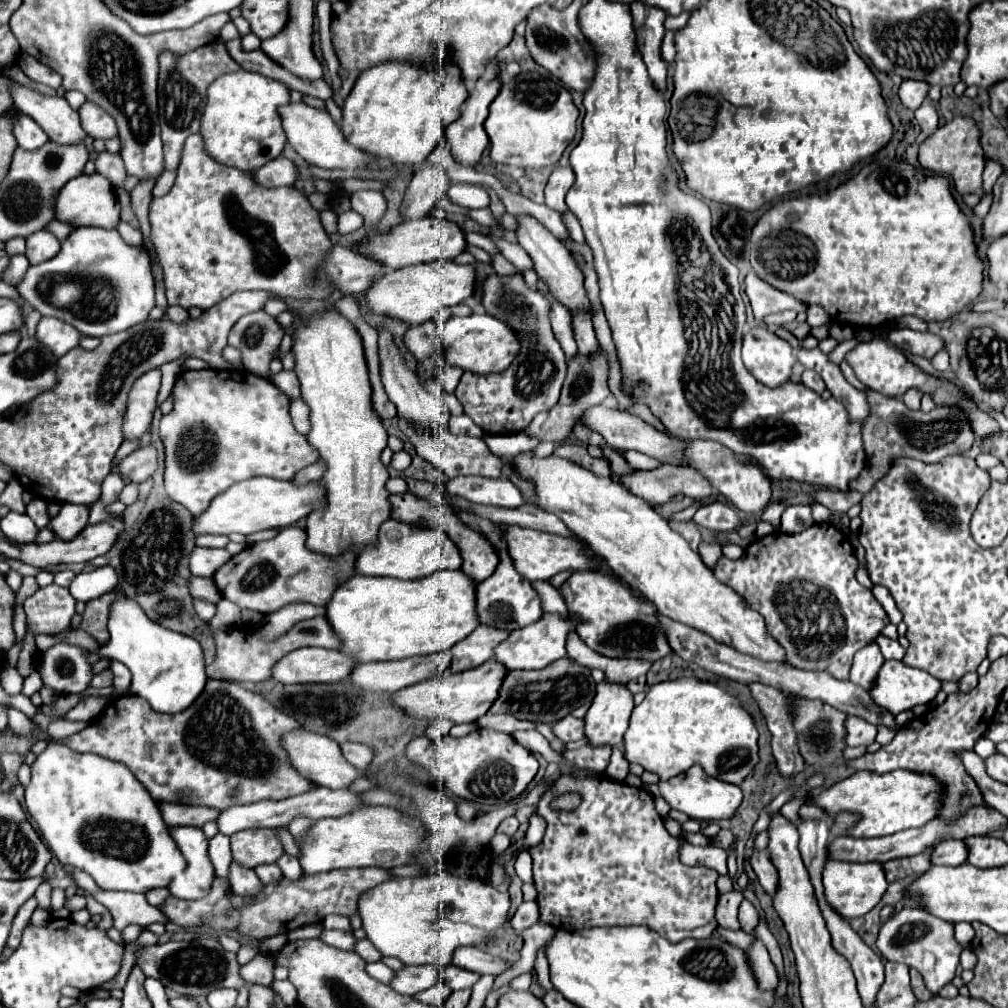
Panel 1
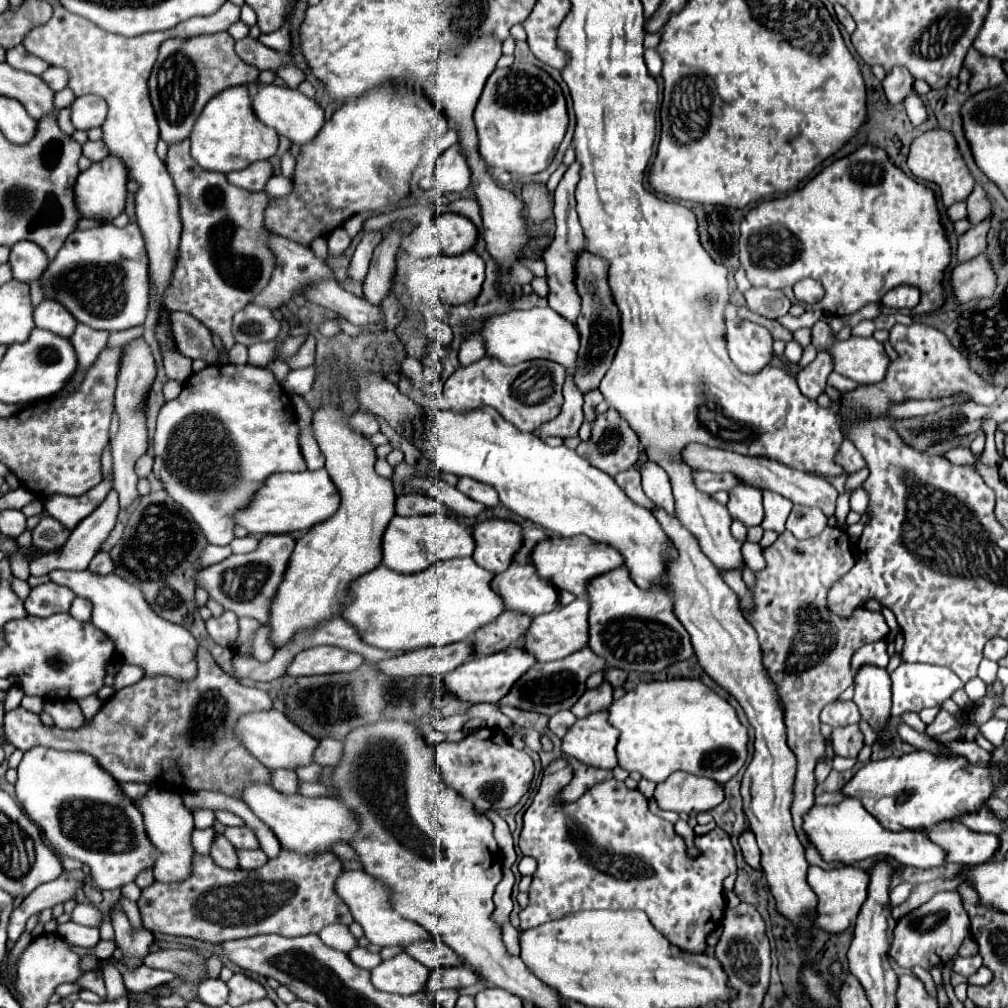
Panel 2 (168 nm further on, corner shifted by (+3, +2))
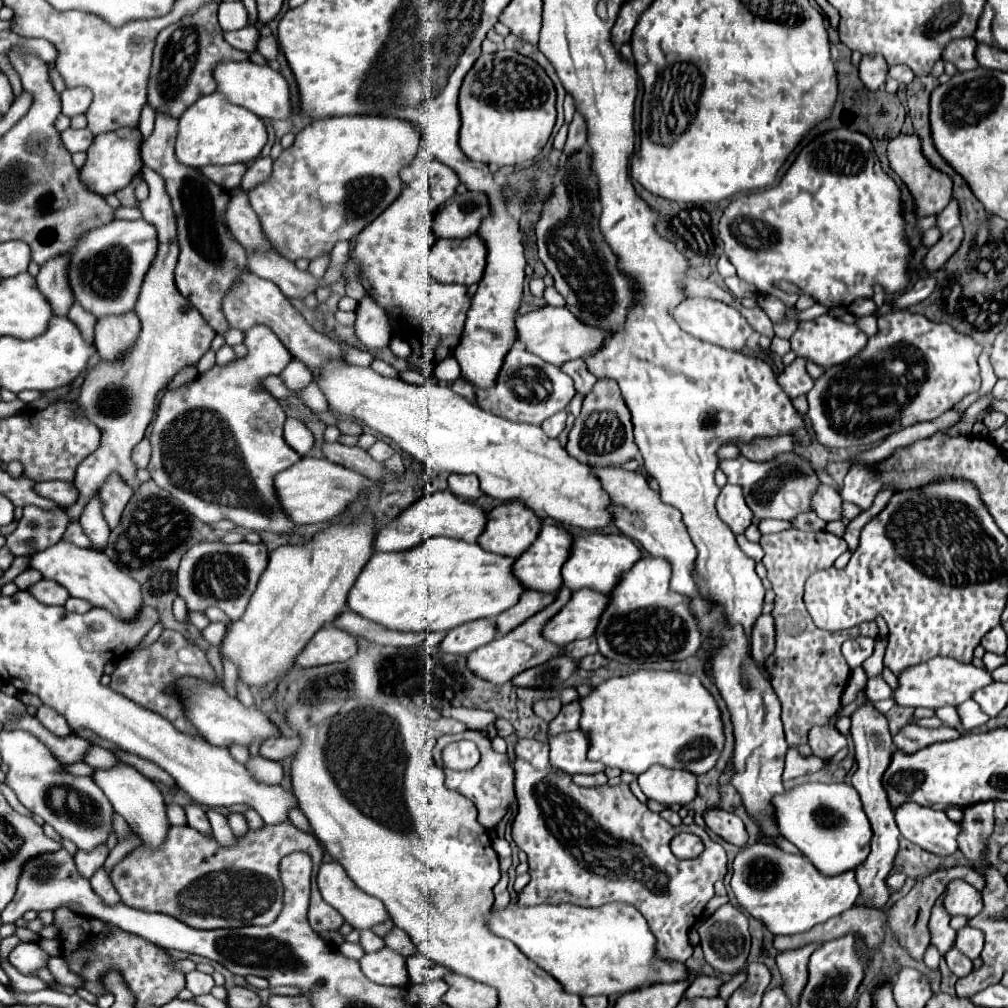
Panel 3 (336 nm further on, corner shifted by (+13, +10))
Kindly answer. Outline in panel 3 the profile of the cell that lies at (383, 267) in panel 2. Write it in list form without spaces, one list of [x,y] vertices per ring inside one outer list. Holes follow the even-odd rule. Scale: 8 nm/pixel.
[[[365,294],[365,298],[359,300],[355,310],[355,332],[357,338],[369,348],[383,348],[391,340],[391,324],[387,318],[387,312],[373,300],[371,294]]]

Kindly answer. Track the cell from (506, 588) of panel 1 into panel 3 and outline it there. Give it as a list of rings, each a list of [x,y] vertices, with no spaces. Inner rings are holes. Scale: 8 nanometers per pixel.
[[[544,524],[534,543],[511,566],[513,576],[523,584],[525,590],[535,590],[535,592],[545,592],[545,594],[557,592],[563,586],[561,566],[567,560],[569,542],[571,542],[571,536],[563,528],[553,526],[553,524]]]

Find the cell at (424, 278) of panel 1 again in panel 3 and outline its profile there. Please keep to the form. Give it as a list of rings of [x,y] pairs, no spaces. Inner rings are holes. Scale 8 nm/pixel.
[[[477,234],[463,238],[463,240],[437,240],[431,254],[427,256],[427,272],[443,284],[463,284],[471,286],[481,280],[481,272],[485,268],[485,248],[481,248],[481,240],[477,240]]]

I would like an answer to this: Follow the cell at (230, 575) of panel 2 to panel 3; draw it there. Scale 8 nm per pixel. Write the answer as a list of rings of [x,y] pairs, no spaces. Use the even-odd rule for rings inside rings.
[[[203,542],[195,544],[181,560],[177,570],[177,594],[185,598],[189,610],[203,612],[209,606],[221,608],[231,620],[239,620],[249,604],[251,594],[255,592],[257,580],[267,568],[267,544],[221,544],[215,542]]]

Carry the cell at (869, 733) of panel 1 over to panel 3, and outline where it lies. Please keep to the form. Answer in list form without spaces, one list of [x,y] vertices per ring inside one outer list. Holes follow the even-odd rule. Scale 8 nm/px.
[[[831,724],[825,726],[813,726],[809,730],[809,746],[813,748],[815,756],[831,758],[835,756],[843,746],[847,746],[847,738]]]

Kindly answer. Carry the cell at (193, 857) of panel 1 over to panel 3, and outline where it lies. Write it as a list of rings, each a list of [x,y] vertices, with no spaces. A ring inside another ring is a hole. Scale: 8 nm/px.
[[[119,764],[111,770],[95,770],[93,780],[97,782],[97,786],[101,786],[105,796],[113,804],[115,812],[125,818],[125,822],[143,840],[145,846],[151,846],[157,850],[165,842],[171,824],[167,818],[167,804],[163,800],[163,794],[153,780],[145,778],[141,772],[137,772],[133,766],[127,766],[127,764]]]

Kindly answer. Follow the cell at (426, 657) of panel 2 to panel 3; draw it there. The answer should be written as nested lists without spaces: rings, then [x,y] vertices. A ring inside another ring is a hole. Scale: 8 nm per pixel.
[[[473,620],[473,624],[461,624],[461,628],[447,632],[447,636],[439,644],[439,650],[449,654],[469,654],[495,636],[497,630],[491,620]]]

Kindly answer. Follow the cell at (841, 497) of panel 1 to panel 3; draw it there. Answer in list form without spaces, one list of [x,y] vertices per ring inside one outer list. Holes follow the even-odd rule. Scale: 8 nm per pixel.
[[[819,484],[817,490],[811,494],[811,504],[815,514],[819,514],[819,518],[823,518],[825,522],[841,520],[841,498],[835,488]]]

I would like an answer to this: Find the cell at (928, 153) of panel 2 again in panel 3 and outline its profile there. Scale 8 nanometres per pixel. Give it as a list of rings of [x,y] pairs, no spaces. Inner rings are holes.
[[[899,134],[889,142],[887,156],[891,162],[891,168],[903,178],[903,182],[909,186],[911,194],[917,200],[917,216],[929,216],[939,214],[951,200],[953,194],[953,178],[941,170],[937,170],[923,154],[921,140],[917,134]]]

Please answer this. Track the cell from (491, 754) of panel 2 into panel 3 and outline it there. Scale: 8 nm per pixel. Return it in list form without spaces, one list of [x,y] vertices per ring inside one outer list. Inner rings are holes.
[[[465,730],[465,732],[459,732],[459,734],[447,734],[447,736],[441,736],[433,748],[433,758],[437,762],[437,766],[441,766],[445,770],[445,784],[457,792],[461,792],[463,796],[467,796],[477,812],[479,812],[479,822],[491,830],[495,828],[501,818],[505,816],[507,812],[507,806],[515,800],[515,790],[513,790],[513,782],[515,782],[515,770],[509,762],[509,756],[507,754],[499,754],[493,750],[491,746],[491,740],[479,732],[479,730]],[[455,740],[473,740],[481,752],[481,760],[479,764],[473,768],[473,770],[465,770],[465,772],[455,772],[455,770],[449,770],[449,768],[443,768],[443,762],[441,762],[441,750],[449,744],[449,742],[455,742]]]

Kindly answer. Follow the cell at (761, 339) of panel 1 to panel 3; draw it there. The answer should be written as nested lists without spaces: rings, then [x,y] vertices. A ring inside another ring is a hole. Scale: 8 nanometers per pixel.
[[[685,298],[675,310],[673,310],[673,318],[681,324],[681,328],[685,332],[689,332],[691,336],[703,340],[703,342],[711,342],[715,346],[721,346],[725,350],[733,350],[733,352],[741,352],[747,338],[753,334],[751,324],[733,308],[727,306],[719,300],[709,300],[709,298]]]

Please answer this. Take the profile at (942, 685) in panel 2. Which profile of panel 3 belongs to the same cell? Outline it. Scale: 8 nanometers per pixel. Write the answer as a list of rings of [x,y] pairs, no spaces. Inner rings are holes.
[[[931,658],[929,662],[921,662],[915,666],[907,666],[897,680],[897,688],[893,690],[893,700],[899,706],[927,706],[927,708],[941,708],[941,706],[959,706],[971,698],[971,692],[983,688],[985,684],[993,682],[991,674],[983,668],[973,664],[961,664],[953,658]]]

